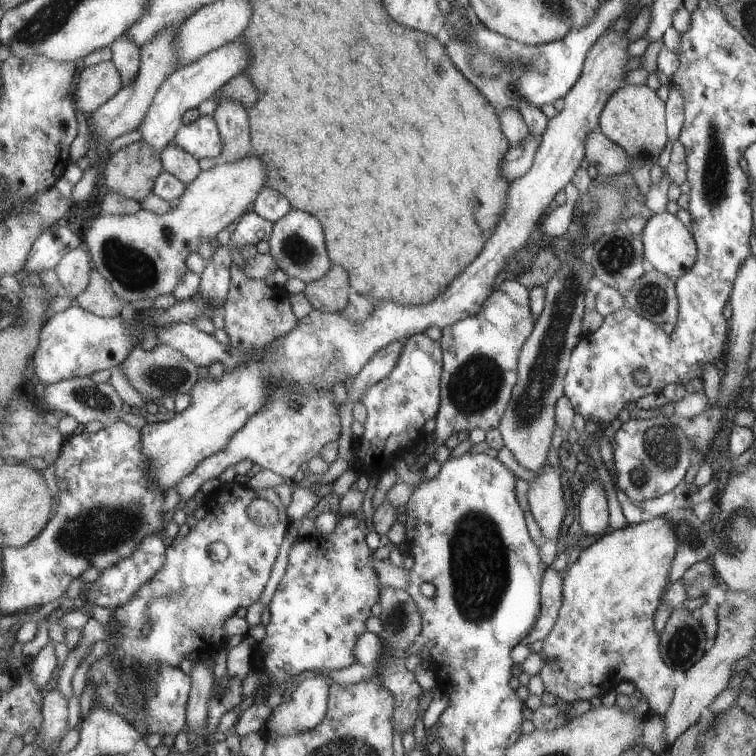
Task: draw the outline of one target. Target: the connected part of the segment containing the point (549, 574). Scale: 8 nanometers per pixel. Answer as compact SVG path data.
M547 567L542 585L541 617L528 636L522 638L522 645L542 641L552 631L562 605L562 584L563 575Z

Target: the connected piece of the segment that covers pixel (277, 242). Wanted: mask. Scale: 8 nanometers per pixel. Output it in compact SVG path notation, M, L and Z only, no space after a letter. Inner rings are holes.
M291 209L280 220L273 222L273 233L268 242L269 254L276 260L278 269L284 270L290 278L299 278L304 283L313 282L320 280L332 268L325 244L324 224L304 211Z

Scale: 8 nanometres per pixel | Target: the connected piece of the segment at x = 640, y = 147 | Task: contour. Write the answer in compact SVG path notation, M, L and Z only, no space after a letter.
M625 85L606 102L601 113L600 131L620 146L630 158L628 174L638 178L638 190L646 196L650 190L650 170L658 162L662 148L666 146L666 118L664 102L647 85Z

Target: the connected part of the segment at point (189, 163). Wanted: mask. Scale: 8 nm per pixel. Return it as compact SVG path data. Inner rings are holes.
M174 141L166 146L164 152L161 152L161 160L164 164L164 172L176 175L186 186L196 180L202 172L199 160L192 154L188 154L186 150L178 148Z

